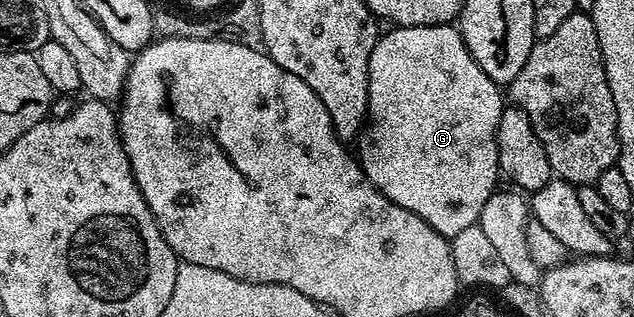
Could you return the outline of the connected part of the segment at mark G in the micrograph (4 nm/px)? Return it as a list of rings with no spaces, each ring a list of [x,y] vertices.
[[[444,25],[441,27],[400,27],[396,26],[391,32],[380,34],[379,40],[373,45],[373,53],[369,57],[369,101],[367,102],[367,119],[369,122],[361,132],[358,140],[359,151],[357,158],[362,167],[365,177],[375,186],[381,194],[389,197],[401,209],[409,209],[409,213],[417,213],[421,221],[433,225],[437,233],[453,237],[461,233],[461,229],[469,229],[476,226],[481,217],[481,209],[485,201],[497,191],[495,182],[500,182],[499,162],[497,161],[497,125],[501,121],[501,113],[505,106],[505,95],[501,92],[500,84],[495,83],[473,61],[465,41],[459,35],[458,26]]]

